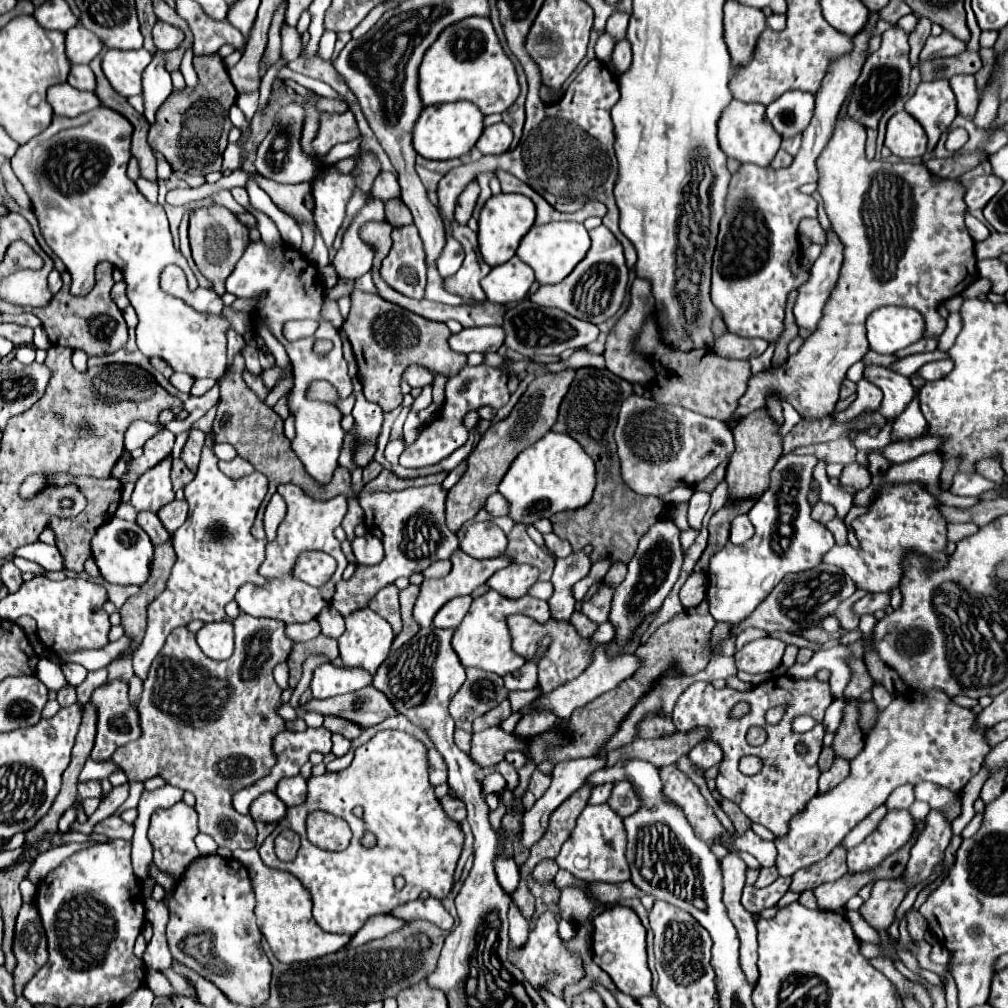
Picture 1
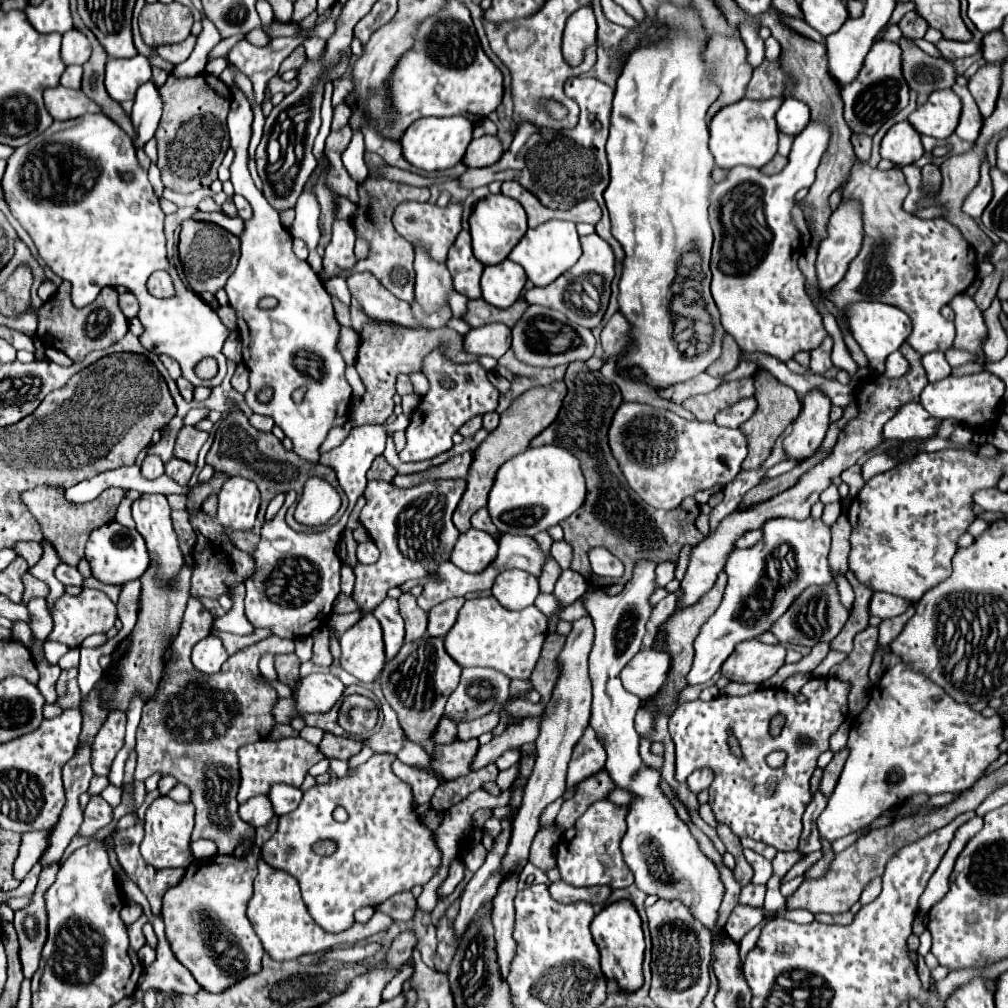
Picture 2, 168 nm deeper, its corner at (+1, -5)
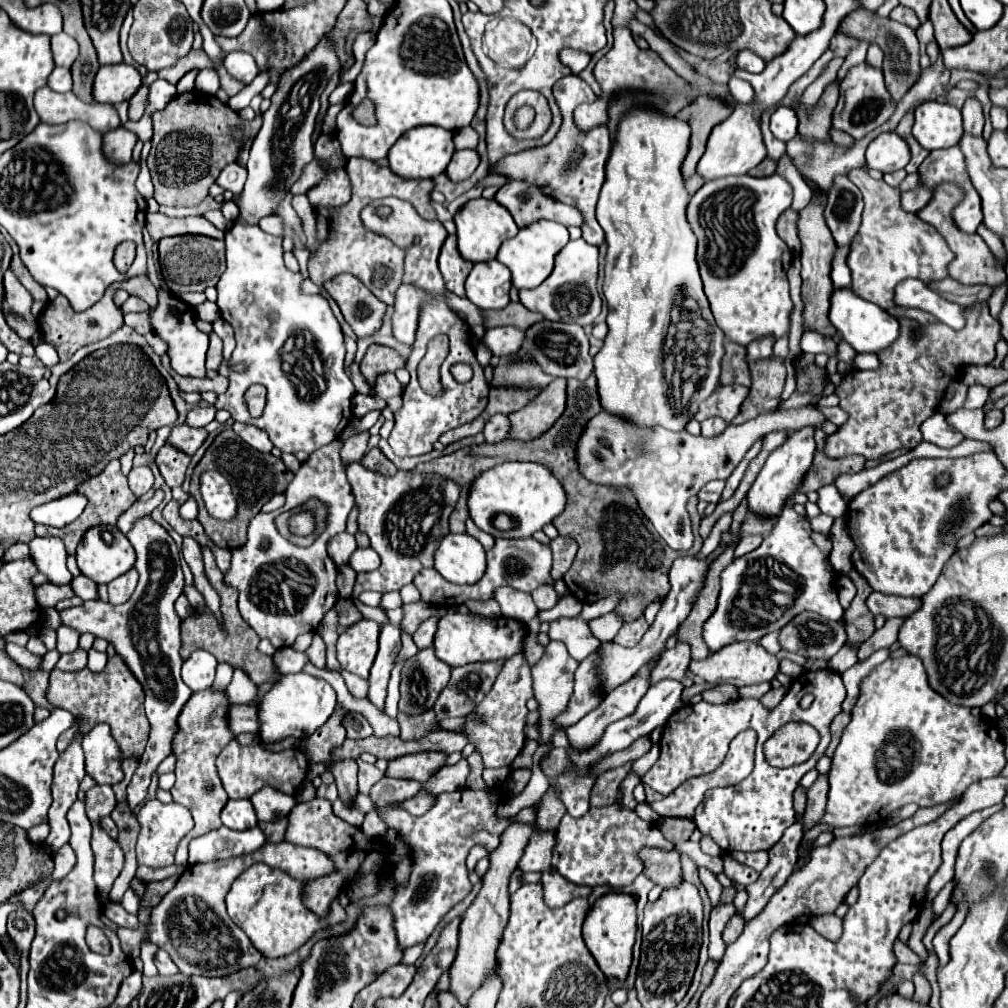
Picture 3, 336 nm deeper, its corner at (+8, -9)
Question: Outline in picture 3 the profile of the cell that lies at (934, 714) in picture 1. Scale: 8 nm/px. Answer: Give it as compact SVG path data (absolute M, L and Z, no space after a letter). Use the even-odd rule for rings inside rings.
M919 657L887 659L859 685L859 699L851 711L851 721L833 755L829 801L821 821L833 827L867 825L881 819L881 809L883 817L887 817L907 803L919 807L947 803L959 797L971 783L997 777L1005 763L1005 743L995 725L983 717L973 717L967 707L951 705L935 693L929 687ZM893 741L899 741L899 759L891 759L885 753Z

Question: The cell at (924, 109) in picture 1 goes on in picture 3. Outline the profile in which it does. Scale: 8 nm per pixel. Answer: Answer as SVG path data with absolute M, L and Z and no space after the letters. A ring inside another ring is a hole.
M927 101L915 109L913 137L927 151L947 149L963 137L961 111L949 103Z

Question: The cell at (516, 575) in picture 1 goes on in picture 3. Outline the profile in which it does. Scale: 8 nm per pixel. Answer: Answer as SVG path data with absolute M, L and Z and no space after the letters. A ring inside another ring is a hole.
M511 587L497 589L495 601L501 605L501 613L507 619L523 619L523 623L529 623L539 611L529 593L515 591Z

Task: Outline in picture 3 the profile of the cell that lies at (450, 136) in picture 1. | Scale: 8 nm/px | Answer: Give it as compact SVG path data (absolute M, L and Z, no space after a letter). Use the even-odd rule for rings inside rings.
M421 125L421 127L415 127L413 131L403 133L397 139L397 143L389 149L387 161L389 161L389 169L393 169L395 175L403 179L433 179L447 169L453 153L455 153L455 147L453 147L451 131L435 125Z

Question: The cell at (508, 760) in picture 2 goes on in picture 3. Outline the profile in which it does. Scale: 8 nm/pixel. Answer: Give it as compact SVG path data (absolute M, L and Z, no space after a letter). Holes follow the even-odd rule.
M511 655L511 659L507 659L503 663L503 667L501 667L491 691L483 699L483 703L479 703L479 707L475 707L475 711L465 719L463 727L459 729L459 733L463 733L467 737L467 741L475 745L475 751L481 755L485 767L495 767L495 769L507 767L521 753L521 749L525 745L523 727L525 727L527 713L529 713L525 703L531 697L533 697L533 689L531 689L529 663L527 663L525 655Z

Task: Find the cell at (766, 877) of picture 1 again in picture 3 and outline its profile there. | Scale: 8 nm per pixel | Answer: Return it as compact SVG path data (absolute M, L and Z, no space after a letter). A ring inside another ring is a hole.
M735 913L735 915L729 919L729 923L727 923L725 931L723 931L723 941L725 941L725 945L731 945L731 943L741 935L741 931L743 931L743 919L741 919L739 913Z

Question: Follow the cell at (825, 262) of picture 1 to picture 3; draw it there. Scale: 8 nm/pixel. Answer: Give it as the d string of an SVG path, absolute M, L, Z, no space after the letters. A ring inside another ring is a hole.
M837 175L827 193L825 223L833 233L837 245L849 245L855 237L863 211L861 191L847 179L847 175Z

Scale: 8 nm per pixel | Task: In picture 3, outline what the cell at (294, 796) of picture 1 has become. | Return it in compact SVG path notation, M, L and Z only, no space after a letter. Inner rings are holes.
M263 787L259 789L251 799L249 799L255 807L255 815L257 821L275 821L275 819L283 819L289 815L289 811L293 809L293 805L297 803L295 797L281 793L273 787Z

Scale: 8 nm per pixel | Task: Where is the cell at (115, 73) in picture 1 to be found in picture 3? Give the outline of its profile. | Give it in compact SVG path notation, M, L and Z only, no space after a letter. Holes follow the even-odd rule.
M117 63L101 65L93 79L93 99L99 103L129 101L141 87L141 75L135 67Z

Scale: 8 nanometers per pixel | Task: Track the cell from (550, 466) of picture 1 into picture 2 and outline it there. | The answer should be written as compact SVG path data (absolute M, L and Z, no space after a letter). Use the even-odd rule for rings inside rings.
M558 445L530 447L508 459L496 473L488 511L502 533L536 535L576 513L586 501L586 481L578 459Z

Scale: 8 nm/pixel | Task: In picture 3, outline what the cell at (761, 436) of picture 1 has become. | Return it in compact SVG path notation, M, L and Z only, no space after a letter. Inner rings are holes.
M771 355L761 361L751 363L753 385L747 399L741 405L739 415L733 421L749 421L761 413L773 411L779 405L779 395L785 385L785 365L783 359Z

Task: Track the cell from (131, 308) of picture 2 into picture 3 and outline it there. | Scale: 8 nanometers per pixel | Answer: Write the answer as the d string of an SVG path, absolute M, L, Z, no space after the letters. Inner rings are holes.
M129 297L121 309L123 309L123 313L137 313L137 311L147 311L149 305L139 297Z

